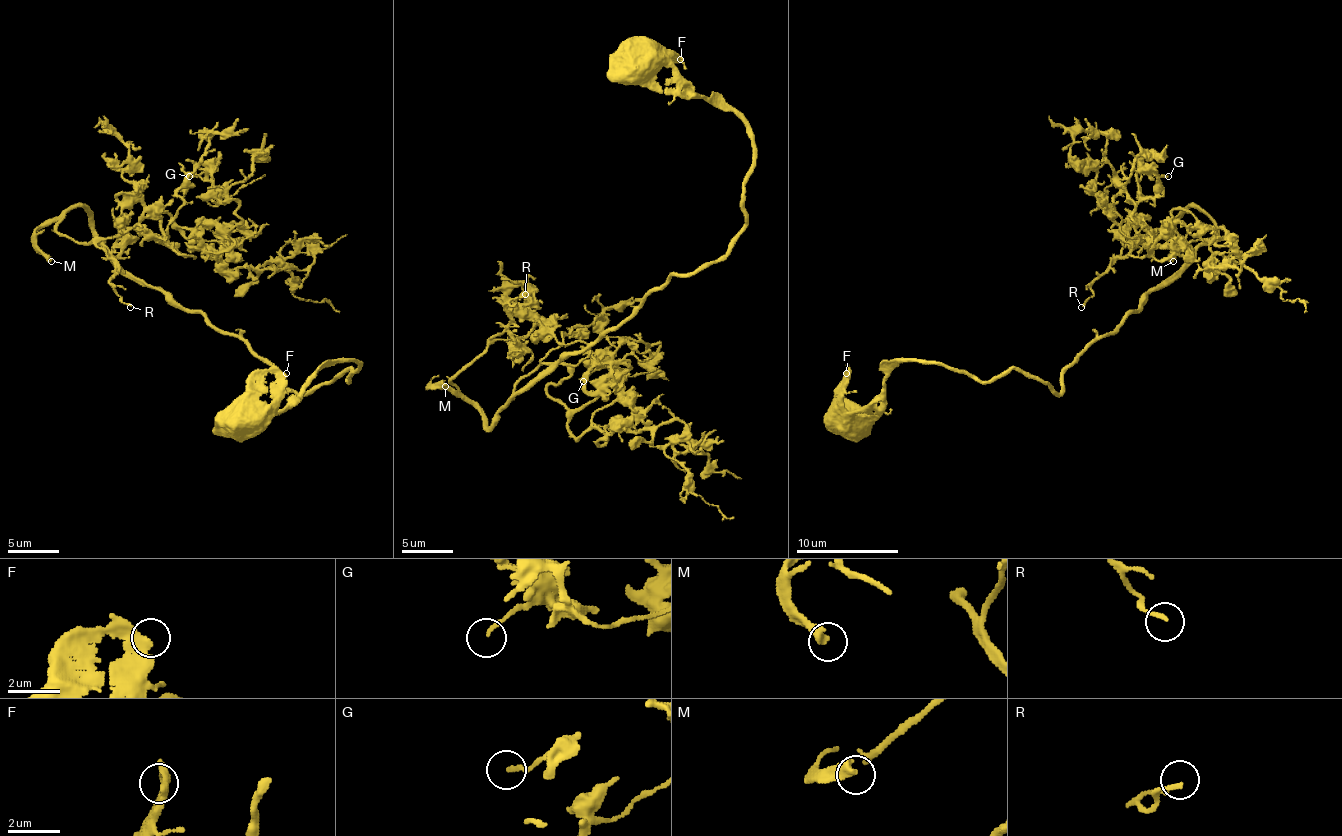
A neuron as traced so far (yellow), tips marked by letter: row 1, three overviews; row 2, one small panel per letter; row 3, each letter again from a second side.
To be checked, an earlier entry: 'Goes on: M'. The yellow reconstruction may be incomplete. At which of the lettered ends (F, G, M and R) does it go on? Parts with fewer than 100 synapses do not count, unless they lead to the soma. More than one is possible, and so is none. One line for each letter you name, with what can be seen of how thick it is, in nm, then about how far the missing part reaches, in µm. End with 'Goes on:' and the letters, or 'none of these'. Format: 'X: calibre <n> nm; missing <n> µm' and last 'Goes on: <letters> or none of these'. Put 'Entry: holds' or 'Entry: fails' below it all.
M: calibre 400 nm; missing 60 µm
Goes on: M
Entry: holds

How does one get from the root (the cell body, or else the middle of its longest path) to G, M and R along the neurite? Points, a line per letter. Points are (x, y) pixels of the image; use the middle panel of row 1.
G: (637, 64), (744, 123), (744, 230), (507, 404), (563, 363), (548, 393), (583, 409), (634, 347), (583, 381)
M: (637, 64), (663, 89), (703, 95), (744, 123), (744, 230), (532, 378), (489, 429), (430, 383), (445, 386)
R: (637, 64), (663, 89), (703, 95), (744, 123), (744, 230), (532, 378), (489, 429), (450, 381), (525, 294)

